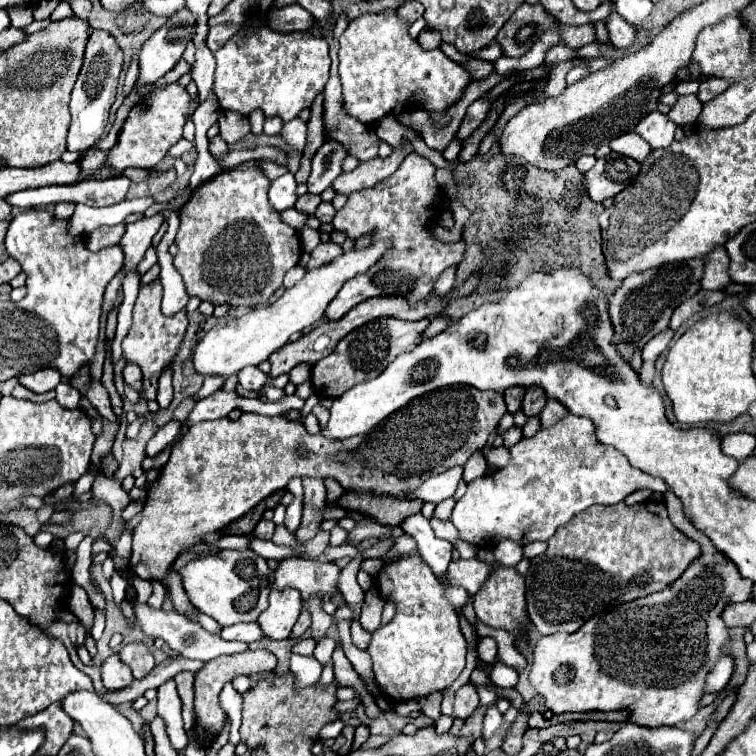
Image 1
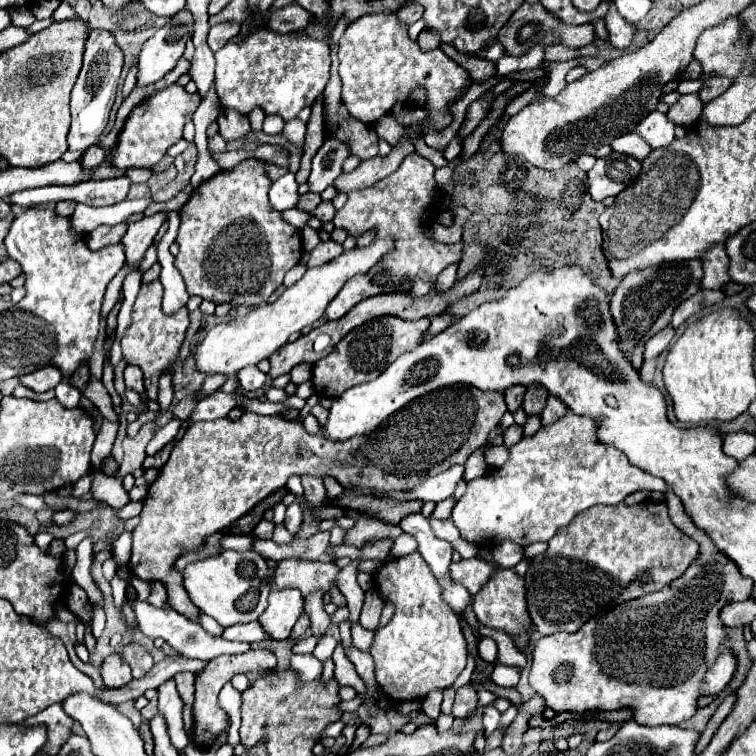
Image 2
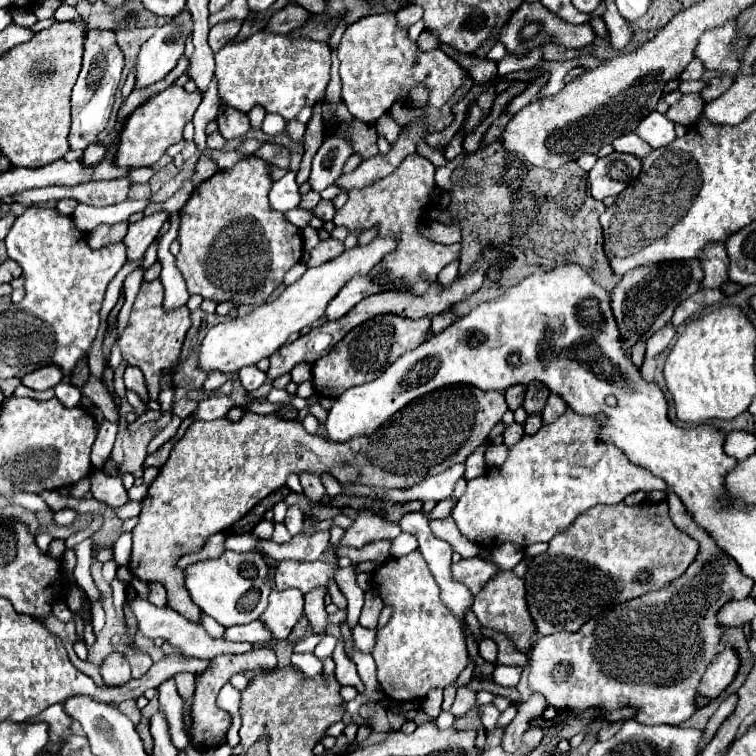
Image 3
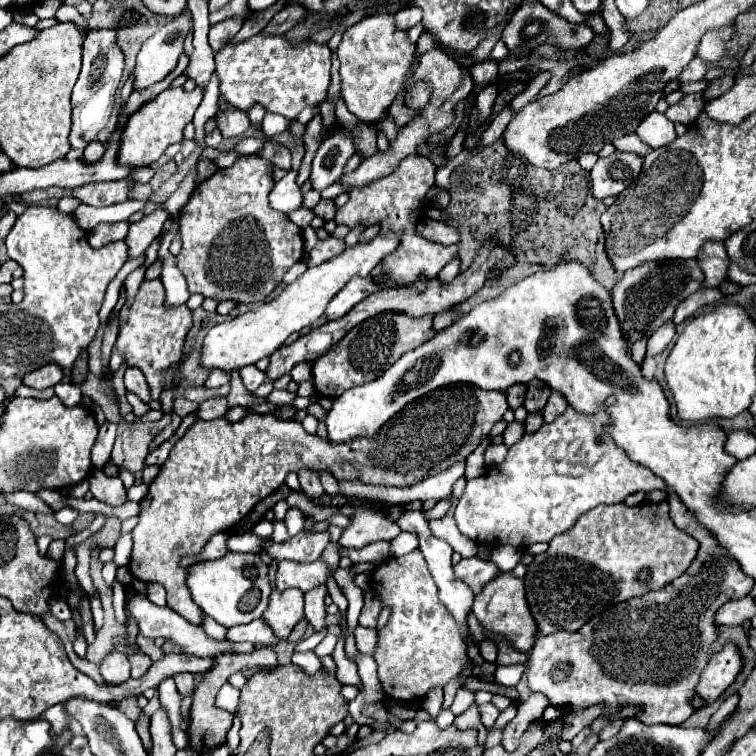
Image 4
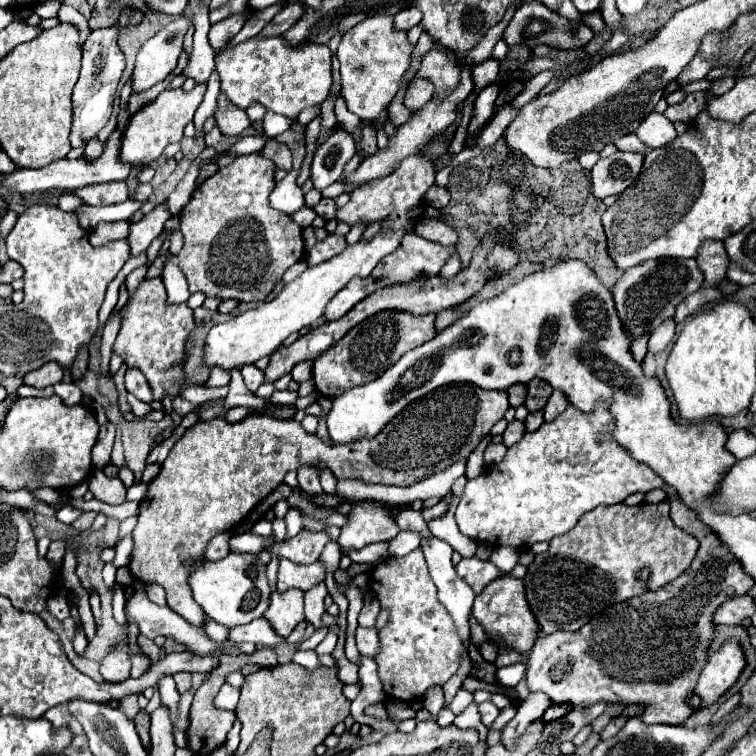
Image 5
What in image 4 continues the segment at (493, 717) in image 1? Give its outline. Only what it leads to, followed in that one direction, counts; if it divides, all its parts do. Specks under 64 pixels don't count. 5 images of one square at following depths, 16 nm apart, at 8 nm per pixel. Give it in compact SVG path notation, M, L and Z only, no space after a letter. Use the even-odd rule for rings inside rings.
M484 702L484 704L480 704L478 706L478 710L480 710L480 716L482 716L482 724L486 726L486 728L492 728L492 724L494 724L494 720L498 718L498 708L492 704L492 702Z

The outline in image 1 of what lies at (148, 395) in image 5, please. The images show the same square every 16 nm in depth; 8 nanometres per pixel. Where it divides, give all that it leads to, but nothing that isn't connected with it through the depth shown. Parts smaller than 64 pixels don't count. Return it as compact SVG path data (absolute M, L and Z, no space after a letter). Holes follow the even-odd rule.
M126 364L126 368L124 368L124 382L128 386L132 386L134 390L142 392L142 372L140 372L140 368L136 364Z

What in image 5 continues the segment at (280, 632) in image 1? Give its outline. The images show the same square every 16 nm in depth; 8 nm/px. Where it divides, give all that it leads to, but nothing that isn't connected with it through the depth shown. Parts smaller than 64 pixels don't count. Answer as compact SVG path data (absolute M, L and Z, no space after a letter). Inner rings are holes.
M286 590L276 592L270 598L268 612L264 612L264 618L270 620L276 634L282 638L288 638L296 624L304 620L304 592L302 590Z

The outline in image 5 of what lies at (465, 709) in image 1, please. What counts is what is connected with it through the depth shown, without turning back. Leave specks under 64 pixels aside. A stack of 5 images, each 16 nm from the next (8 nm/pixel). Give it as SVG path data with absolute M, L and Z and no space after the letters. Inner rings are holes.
M458 690L456 696L452 698L452 702L448 704L448 708L454 712L454 714L460 714L468 704L472 702L472 692L466 692L466 690Z

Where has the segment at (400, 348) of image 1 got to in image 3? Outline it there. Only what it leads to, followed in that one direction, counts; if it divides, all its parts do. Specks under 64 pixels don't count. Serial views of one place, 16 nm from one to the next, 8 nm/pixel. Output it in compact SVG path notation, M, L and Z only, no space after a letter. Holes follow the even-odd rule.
M380 314L352 328L326 356L314 362L312 382L316 386L316 394L326 398L338 398L348 388L378 378L378 374L382 374L382 370L386 370L392 362L396 362L404 352L414 350L432 336L430 322L432 322L430 316L412 320L396 314Z

